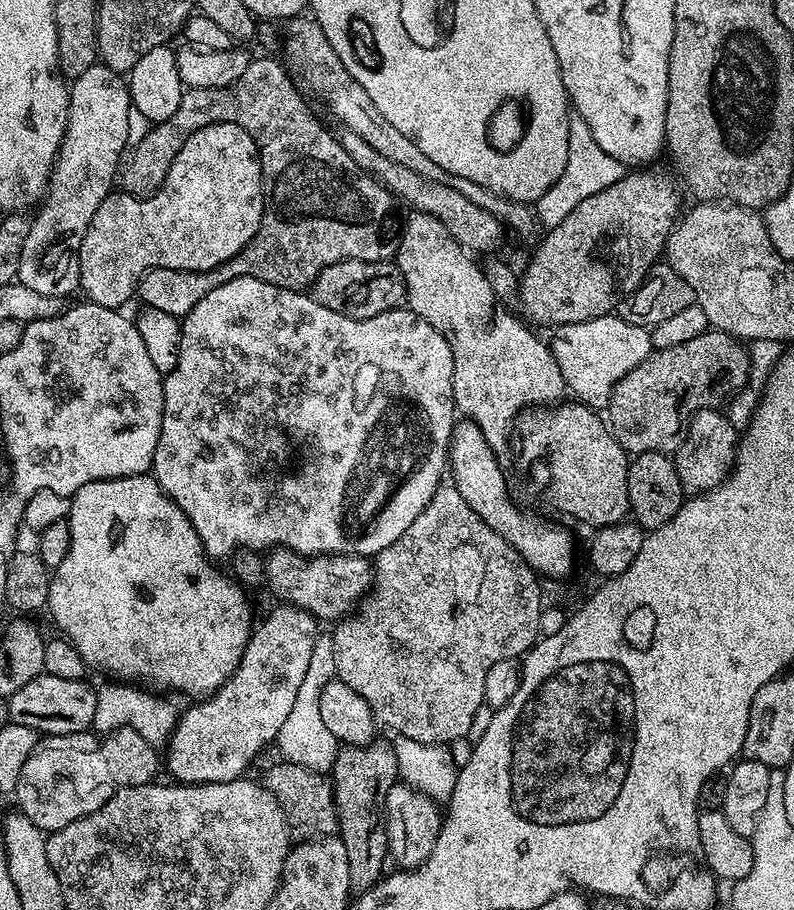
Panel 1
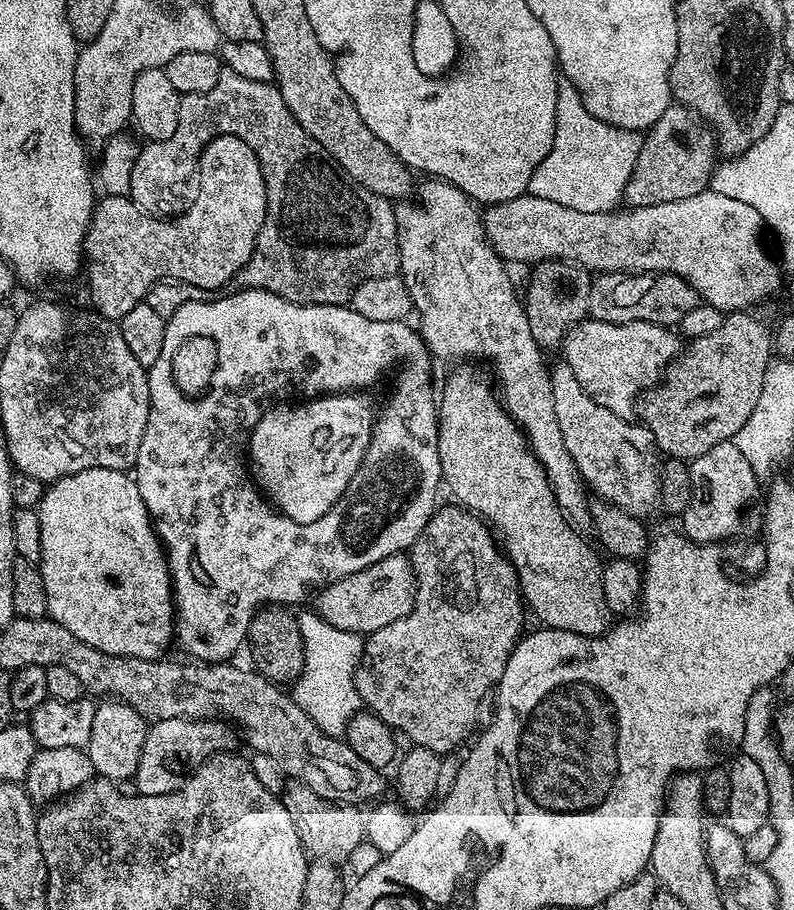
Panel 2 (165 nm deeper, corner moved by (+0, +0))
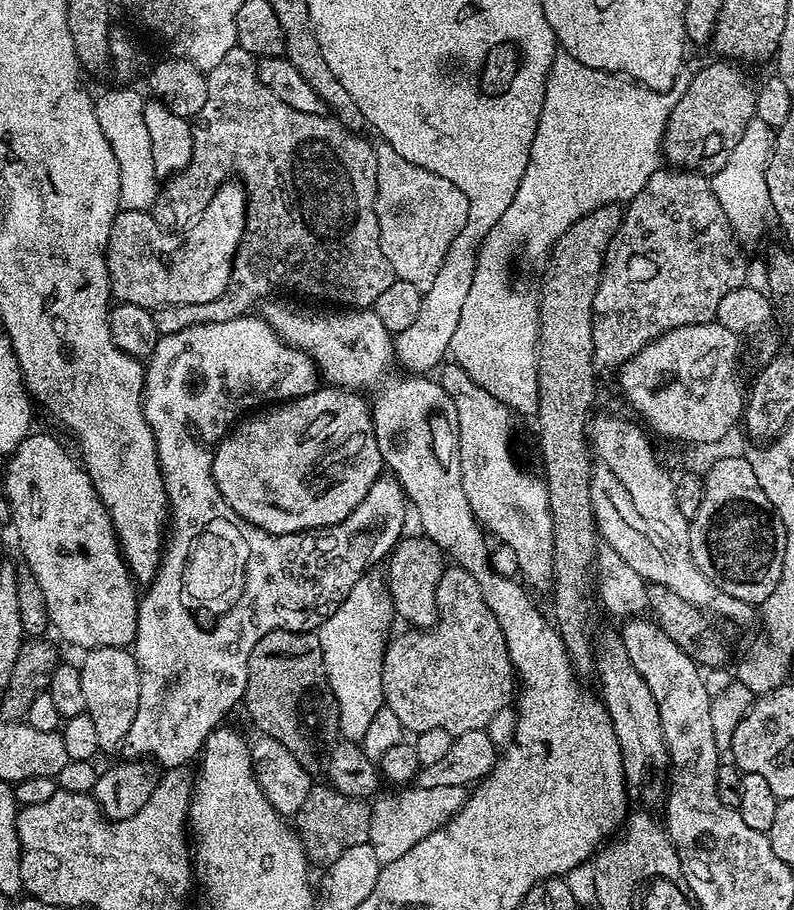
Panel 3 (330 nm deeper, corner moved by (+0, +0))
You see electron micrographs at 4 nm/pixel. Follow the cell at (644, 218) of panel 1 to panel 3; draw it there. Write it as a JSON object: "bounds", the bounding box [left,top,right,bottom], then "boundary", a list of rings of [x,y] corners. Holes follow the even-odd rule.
{"bounds":[662,62,756,178],"boundary":[[[732,62],[716,63],[720,64],[706,65],[701,72],[693,74],[692,81],[684,84],[684,92],[668,119],[662,145],[663,159],[669,165],[682,166],[683,171],[698,172],[709,178],[726,166],[726,158],[730,158],[734,146],[738,146],[742,130],[746,130],[748,123],[756,119],[756,88],[744,77],[745,69]]]}

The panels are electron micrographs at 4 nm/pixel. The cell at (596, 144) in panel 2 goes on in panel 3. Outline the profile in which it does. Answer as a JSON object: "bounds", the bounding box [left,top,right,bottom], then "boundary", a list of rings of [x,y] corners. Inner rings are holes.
{"bounds":[448,50,684,414],"boundary":[[[563,50],[557,51],[552,59],[538,130],[526,162],[526,174],[522,174],[522,182],[518,182],[514,202],[506,206],[502,218],[494,222],[494,227],[490,234],[486,234],[478,250],[474,282],[470,282],[470,294],[466,294],[466,303],[462,305],[462,318],[458,318],[458,327],[454,329],[454,338],[450,338],[448,347],[454,363],[466,370],[468,377],[482,386],[482,390],[494,394],[494,398],[501,400],[505,408],[513,413],[532,414],[538,406],[540,306],[537,297],[528,293],[526,285],[516,284],[512,288],[512,260],[519,256],[547,257],[558,238],[566,234],[578,218],[607,204],[623,205],[644,191],[646,182],[661,167],[664,131],[683,92],[684,84],[680,82],[667,92],[656,92],[623,74],[586,66]]]}

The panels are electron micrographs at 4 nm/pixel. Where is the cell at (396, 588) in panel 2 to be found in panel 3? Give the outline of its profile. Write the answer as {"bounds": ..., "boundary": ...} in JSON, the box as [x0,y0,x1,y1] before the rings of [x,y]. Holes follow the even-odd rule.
{"bounds":[386,534,446,630],"boundary":[[[423,534],[405,535],[400,543],[392,549],[390,559],[387,561],[386,579],[388,582],[388,592],[392,596],[392,607],[404,620],[409,620],[409,625],[420,630],[431,630],[436,627],[440,619],[440,611],[436,605],[436,595],[442,574],[446,567],[446,557],[439,544],[435,544],[432,539]]]}

